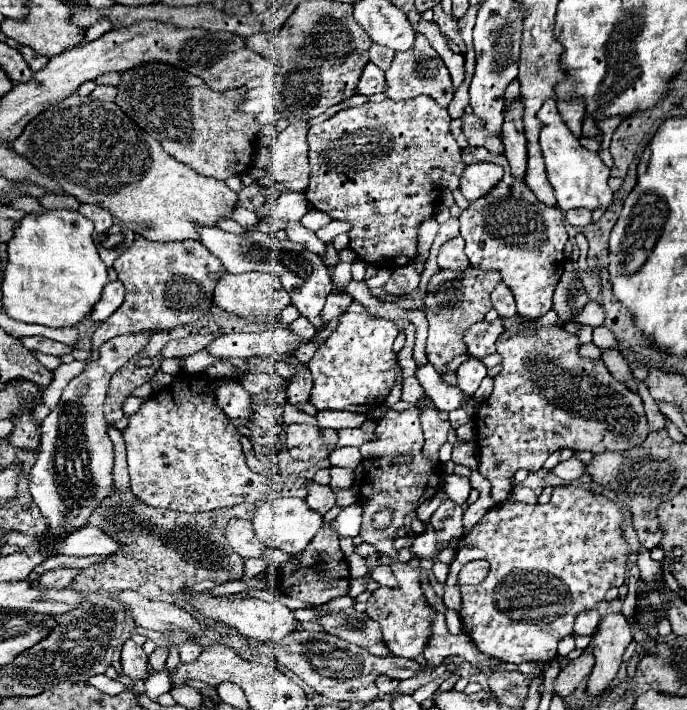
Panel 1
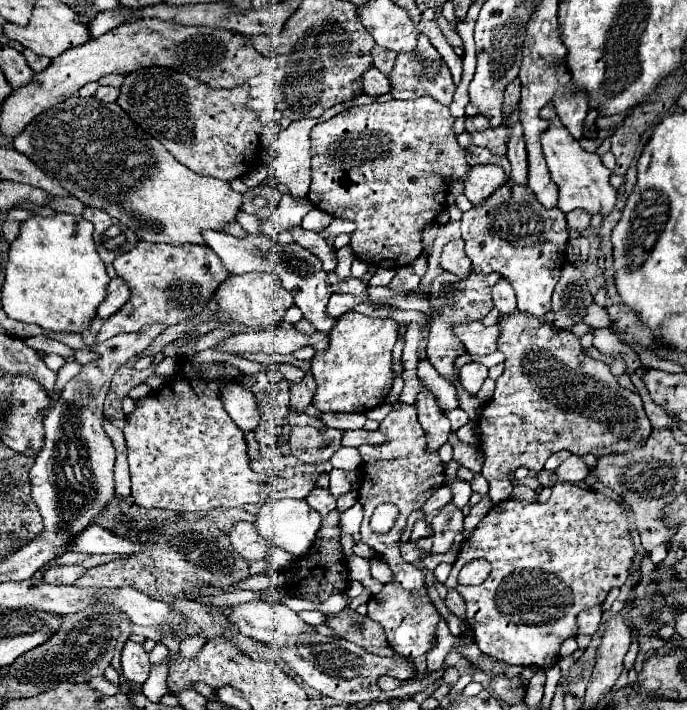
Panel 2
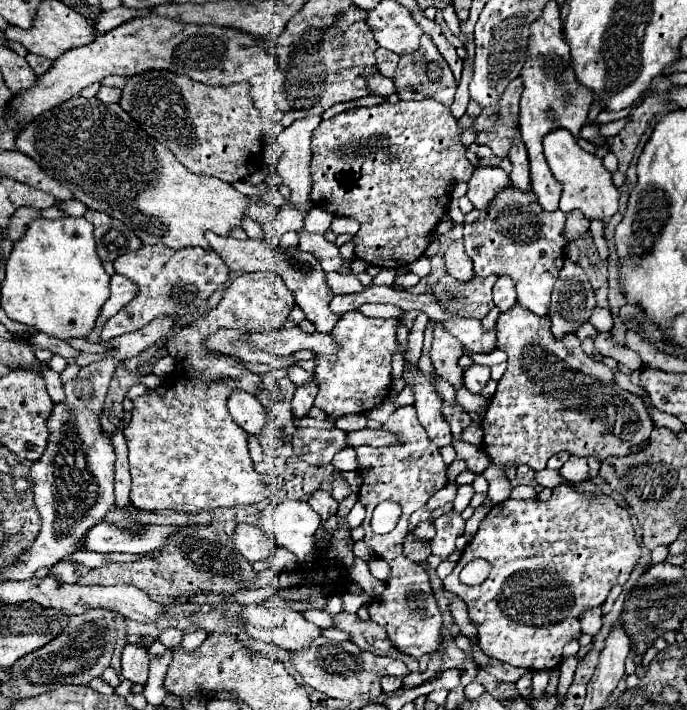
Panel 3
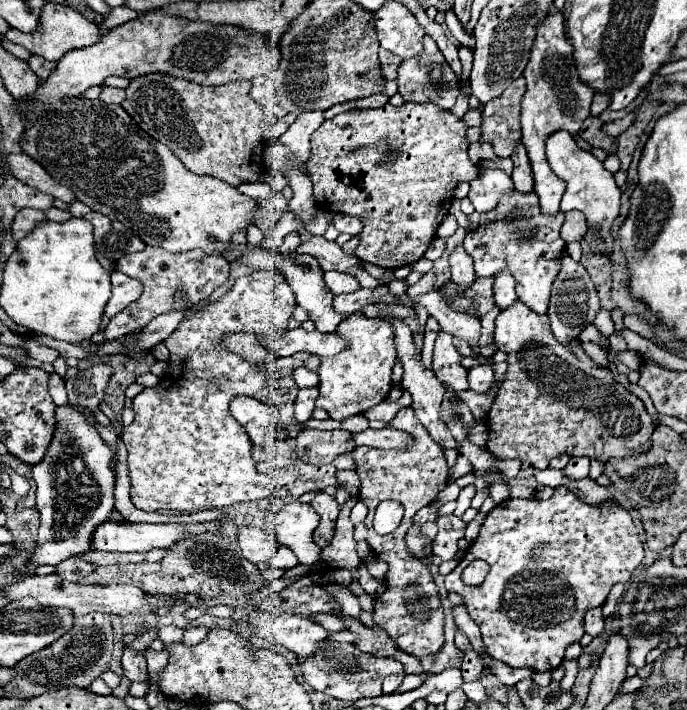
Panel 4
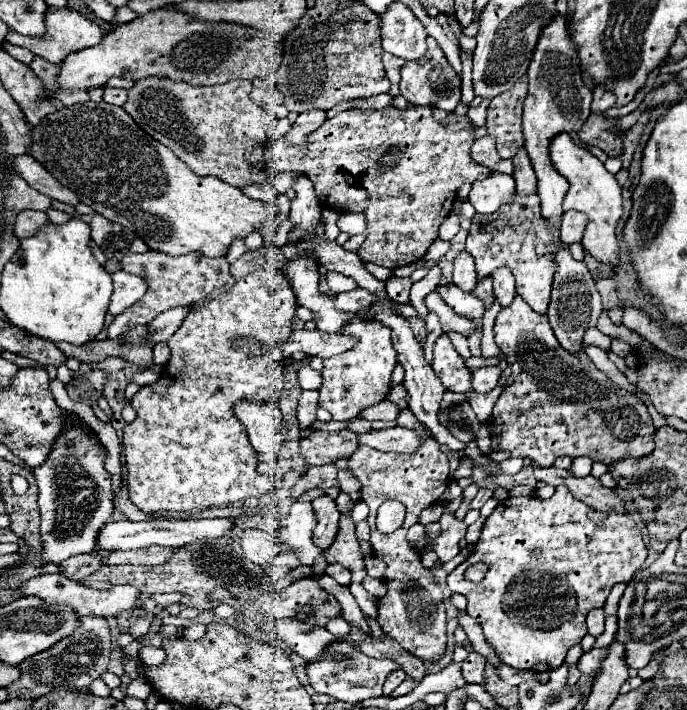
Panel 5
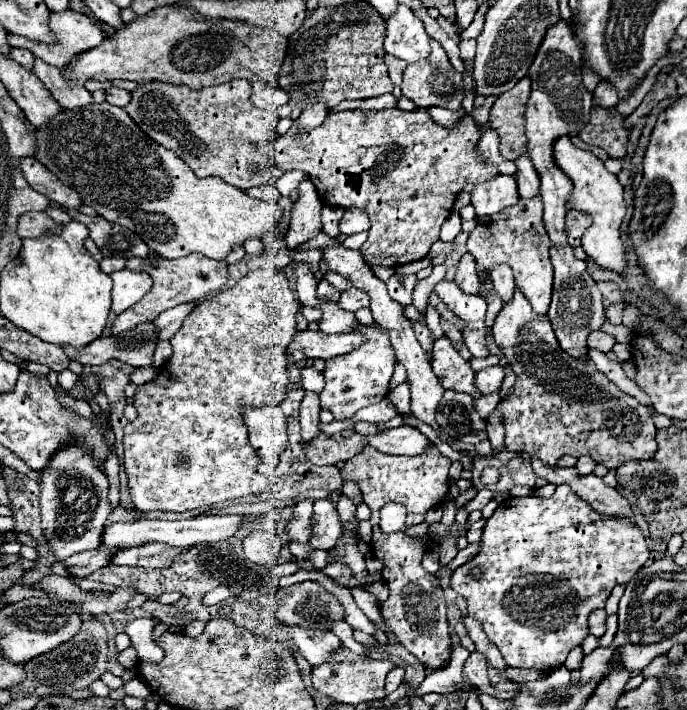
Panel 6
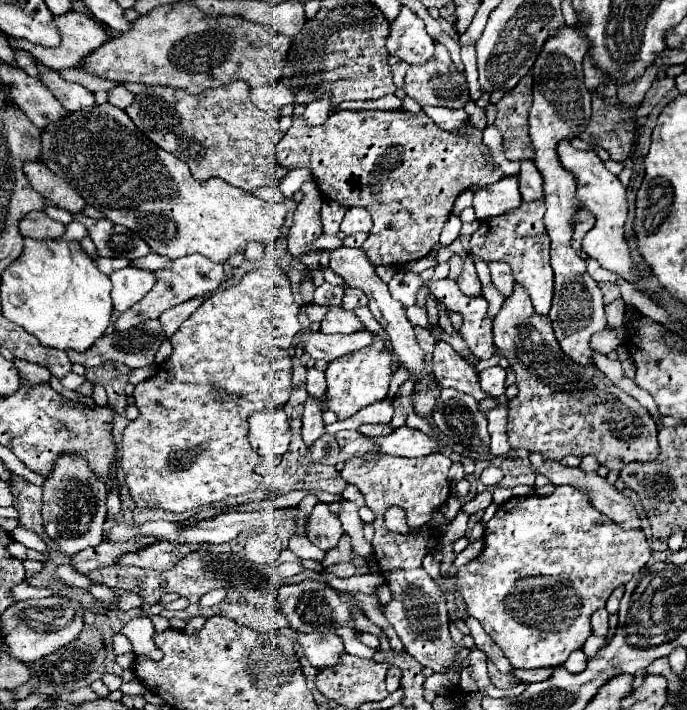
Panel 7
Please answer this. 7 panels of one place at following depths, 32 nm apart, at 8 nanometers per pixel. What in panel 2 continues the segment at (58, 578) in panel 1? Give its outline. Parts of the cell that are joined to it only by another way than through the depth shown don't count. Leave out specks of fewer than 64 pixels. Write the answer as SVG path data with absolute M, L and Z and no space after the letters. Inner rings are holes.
M52 566L46 574L44 580L56 580L56 584L74 584L82 574L86 572L84 566Z

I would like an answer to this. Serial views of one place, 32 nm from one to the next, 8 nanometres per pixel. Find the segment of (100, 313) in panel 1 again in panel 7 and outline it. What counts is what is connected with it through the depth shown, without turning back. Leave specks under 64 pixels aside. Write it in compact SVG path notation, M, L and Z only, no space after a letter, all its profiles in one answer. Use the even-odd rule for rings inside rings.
M134 266L116 270L110 274L110 280L114 284L112 288L112 302L114 310L126 312L130 306L142 300L142 296L152 290L156 284L156 276L150 270L140 270Z

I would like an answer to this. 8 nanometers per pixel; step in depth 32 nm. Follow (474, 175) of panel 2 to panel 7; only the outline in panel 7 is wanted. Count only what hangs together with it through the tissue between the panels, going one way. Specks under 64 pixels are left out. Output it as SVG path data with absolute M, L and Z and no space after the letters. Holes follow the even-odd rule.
M502 178L496 184L482 186L474 192L474 212L478 220L490 220L502 216L522 204L518 190L518 178Z

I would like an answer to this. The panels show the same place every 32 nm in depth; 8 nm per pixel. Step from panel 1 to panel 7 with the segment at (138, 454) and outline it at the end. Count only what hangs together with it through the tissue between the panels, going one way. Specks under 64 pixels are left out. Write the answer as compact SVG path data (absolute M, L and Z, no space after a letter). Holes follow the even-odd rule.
M256 268L256 270L250 270L250 272L244 274L244 278L238 284L214 292L208 298L208 302L210 302L210 306L200 306L174 332L174 336L170 338L172 356L158 366L158 372L152 378L136 384L136 388L134 388L134 398L136 398L136 406L140 410L140 418L130 422L126 426L126 430L124 430L120 466L124 470L126 484L128 484L130 494L132 494L132 498L134 498L138 508L164 508L164 510L170 510L170 512L200 510L200 508L212 506L214 502L220 502L220 500L224 500L228 496L238 496L238 494L250 492L250 490L254 490L254 488L258 488L262 484L262 476L258 476L256 470L254 470L258 466L260 458L250 448L250 442L248 442L248 416L252 412L260 412L260 410L282 408L288 402L288 398L290 398L290 392L292 392L292 352L290 352L290 348L292 348L294 336L302 328L300 322L298 322L298 304L294 302L290 280L288 280L286 272L280 270L280 268ZM280 350L284 350L284 364L278 364Z

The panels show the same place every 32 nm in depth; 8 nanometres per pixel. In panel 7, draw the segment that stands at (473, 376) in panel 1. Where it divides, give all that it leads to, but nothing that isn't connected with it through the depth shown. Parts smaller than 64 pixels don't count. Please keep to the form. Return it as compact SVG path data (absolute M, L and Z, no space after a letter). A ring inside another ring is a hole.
M494 366L480 372L480 384L490 396L500 396L506 392L506 370L502 366Z

